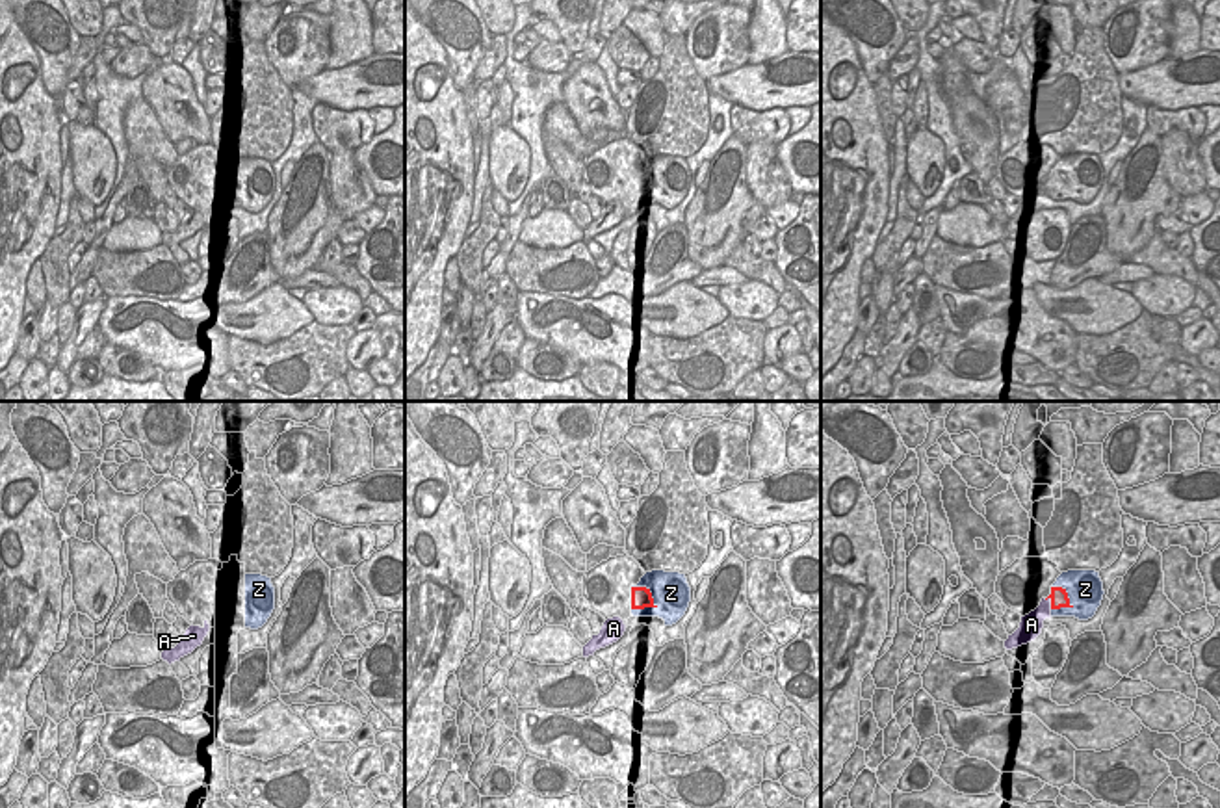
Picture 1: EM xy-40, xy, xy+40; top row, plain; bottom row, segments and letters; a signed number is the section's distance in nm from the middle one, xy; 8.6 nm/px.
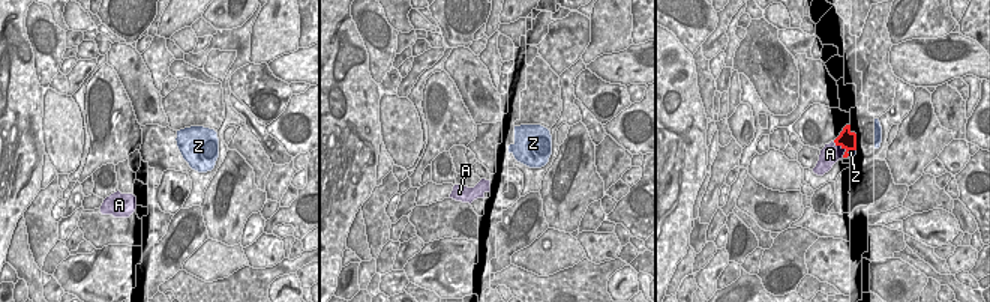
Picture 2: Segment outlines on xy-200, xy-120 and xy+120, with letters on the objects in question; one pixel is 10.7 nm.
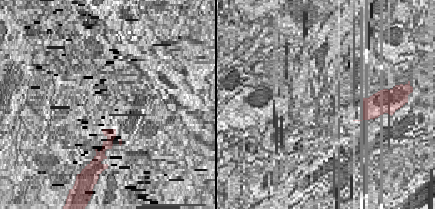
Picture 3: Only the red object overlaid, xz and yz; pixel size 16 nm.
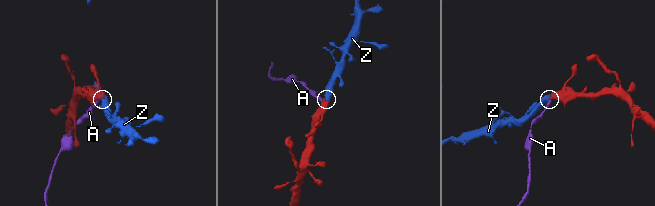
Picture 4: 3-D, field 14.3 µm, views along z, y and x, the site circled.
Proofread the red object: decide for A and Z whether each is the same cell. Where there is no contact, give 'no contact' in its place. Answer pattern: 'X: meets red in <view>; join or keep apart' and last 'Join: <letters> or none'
A: meets red in xy+40; keep apart
Z: meets red in xy; keep apart
Join: none

